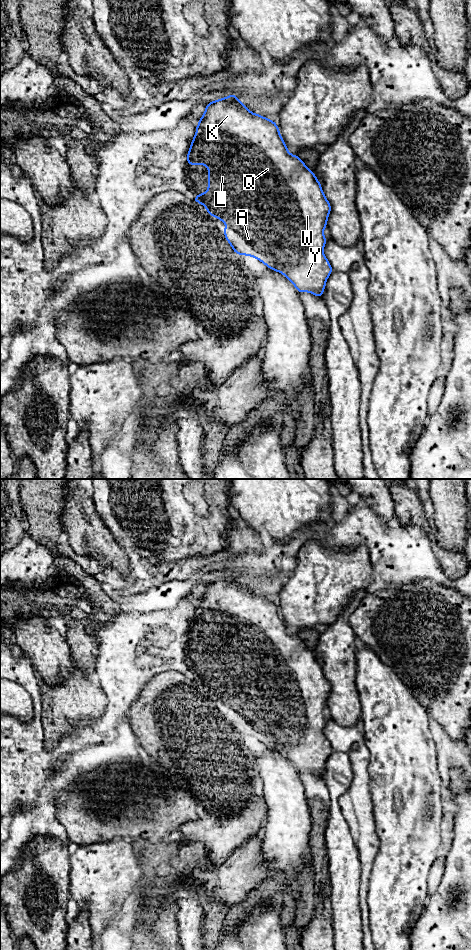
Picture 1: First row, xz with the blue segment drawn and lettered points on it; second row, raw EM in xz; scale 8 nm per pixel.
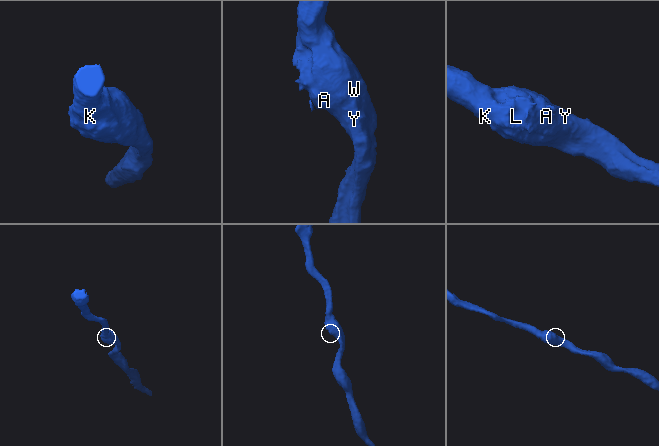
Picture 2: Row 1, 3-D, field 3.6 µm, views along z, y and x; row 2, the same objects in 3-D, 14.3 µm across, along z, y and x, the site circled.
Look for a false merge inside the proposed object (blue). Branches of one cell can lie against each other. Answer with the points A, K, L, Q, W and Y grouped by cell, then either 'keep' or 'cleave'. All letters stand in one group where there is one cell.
A K L Q W Y; keep

